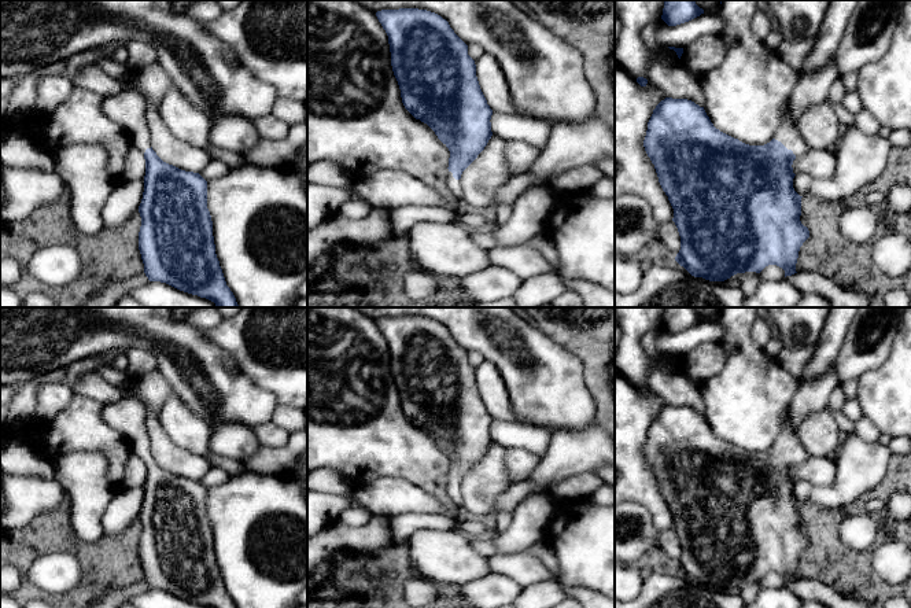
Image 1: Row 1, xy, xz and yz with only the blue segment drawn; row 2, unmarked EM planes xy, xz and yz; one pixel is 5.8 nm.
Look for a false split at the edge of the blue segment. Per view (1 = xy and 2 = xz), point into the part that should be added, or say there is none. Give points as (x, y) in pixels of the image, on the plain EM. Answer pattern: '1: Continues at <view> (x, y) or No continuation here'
1: Continues at xy (128, 416)
2: Continues at xz (454, 493)

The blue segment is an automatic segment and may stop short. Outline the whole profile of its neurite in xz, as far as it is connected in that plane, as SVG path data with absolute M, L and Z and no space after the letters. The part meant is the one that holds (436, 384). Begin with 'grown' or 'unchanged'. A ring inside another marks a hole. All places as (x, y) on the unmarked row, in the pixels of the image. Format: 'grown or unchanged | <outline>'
grown | M418 316L381 317L376 320L379 329L388 343L391 373L401 397L405 416L427 431L438 446L449 456L447 494L454 505L461 506L462 479L477 465L493 443L493 417L480 397L475 368L468 362L468 353L454 340L440 323Z

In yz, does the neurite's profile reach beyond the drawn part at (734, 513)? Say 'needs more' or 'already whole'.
needs more

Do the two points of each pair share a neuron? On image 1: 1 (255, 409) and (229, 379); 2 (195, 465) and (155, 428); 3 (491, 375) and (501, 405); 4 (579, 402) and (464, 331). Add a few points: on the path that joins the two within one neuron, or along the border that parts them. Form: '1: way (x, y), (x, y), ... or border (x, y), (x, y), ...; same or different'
1: way (249, 402), (232, 386); same
2: way (184, 463), (159, 439); same
3: way (491, 382), (495, 398); same
4: way (550, 393), (542, 384), (531, 384), (493, 350); same

